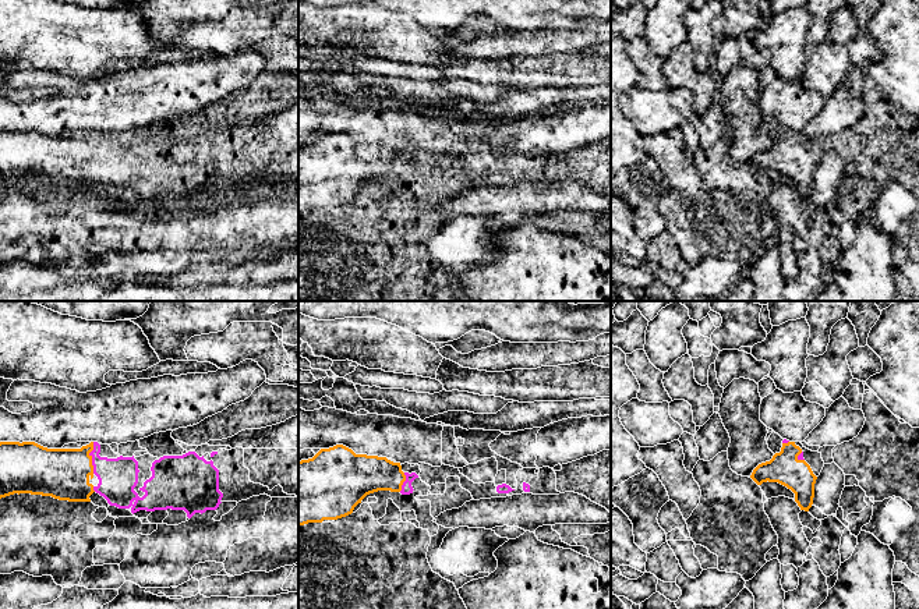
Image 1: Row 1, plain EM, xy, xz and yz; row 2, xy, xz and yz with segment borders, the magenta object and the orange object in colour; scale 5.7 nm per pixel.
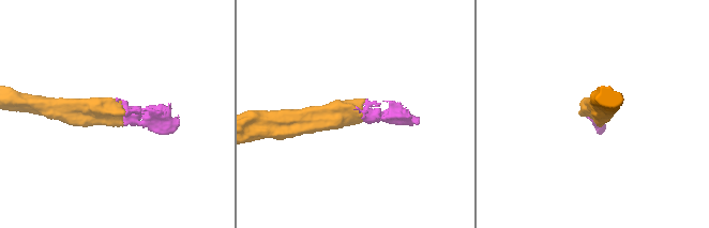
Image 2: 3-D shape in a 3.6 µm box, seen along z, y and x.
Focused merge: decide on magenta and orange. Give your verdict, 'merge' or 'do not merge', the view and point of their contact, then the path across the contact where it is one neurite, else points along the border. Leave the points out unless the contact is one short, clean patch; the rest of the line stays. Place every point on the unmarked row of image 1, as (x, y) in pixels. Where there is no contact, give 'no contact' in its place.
merge; contact xy (92, 145)

